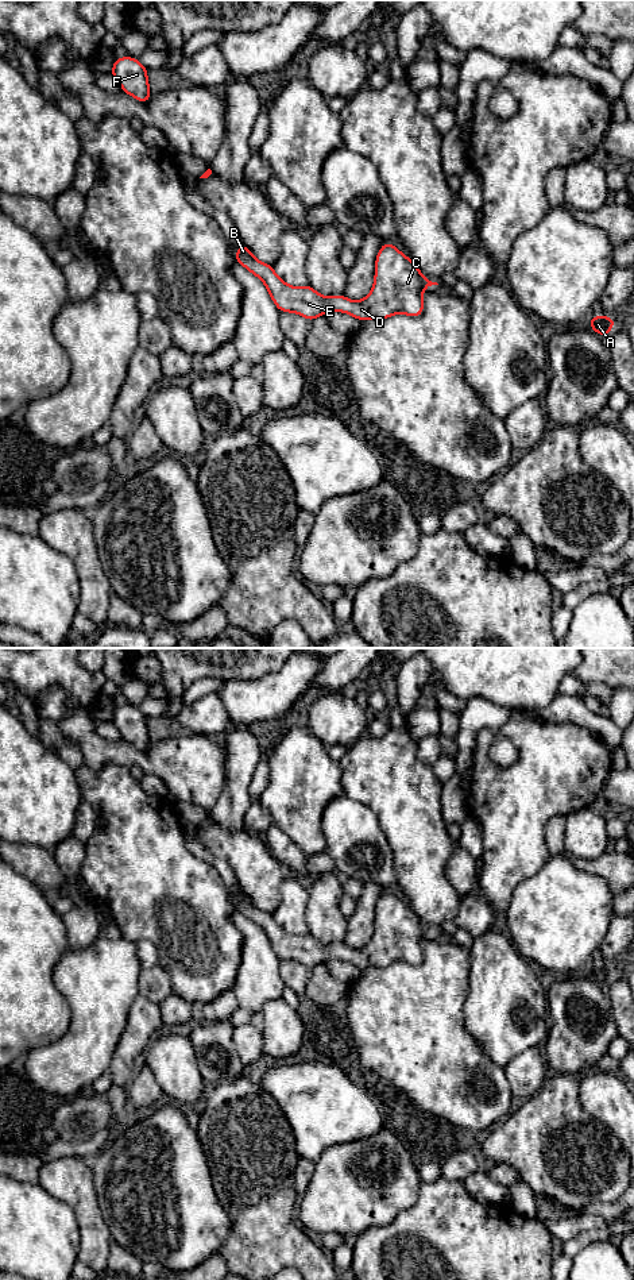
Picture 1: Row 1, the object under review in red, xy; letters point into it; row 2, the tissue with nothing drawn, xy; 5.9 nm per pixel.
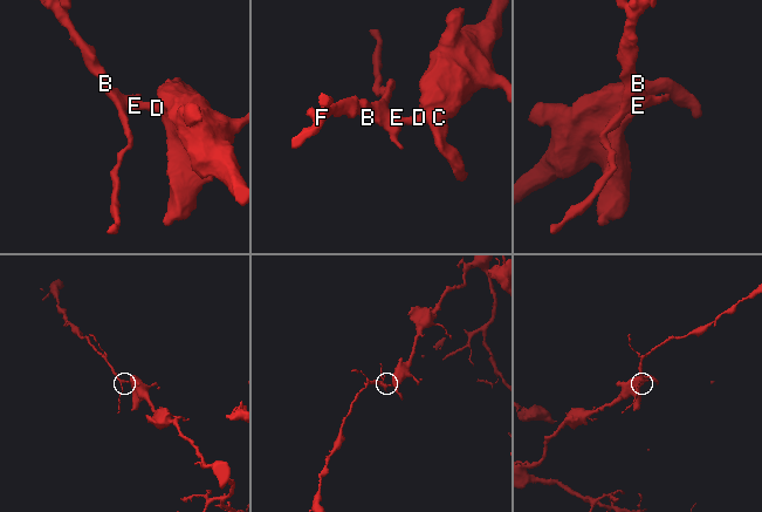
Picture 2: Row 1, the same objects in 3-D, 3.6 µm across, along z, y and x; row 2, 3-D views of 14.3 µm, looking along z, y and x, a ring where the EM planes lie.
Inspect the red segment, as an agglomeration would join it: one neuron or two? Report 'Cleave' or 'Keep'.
Keep

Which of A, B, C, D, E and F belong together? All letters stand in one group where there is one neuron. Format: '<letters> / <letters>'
A B C D E F

